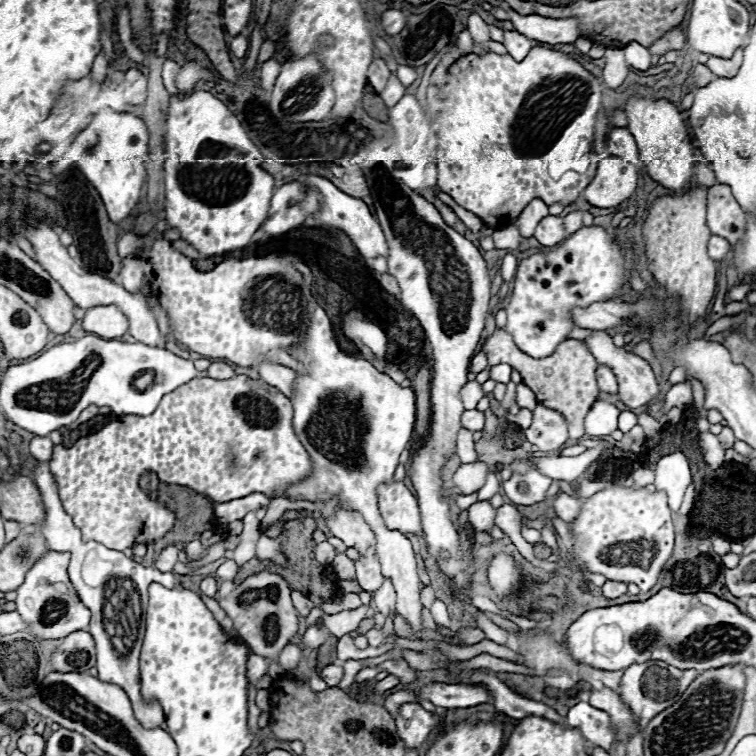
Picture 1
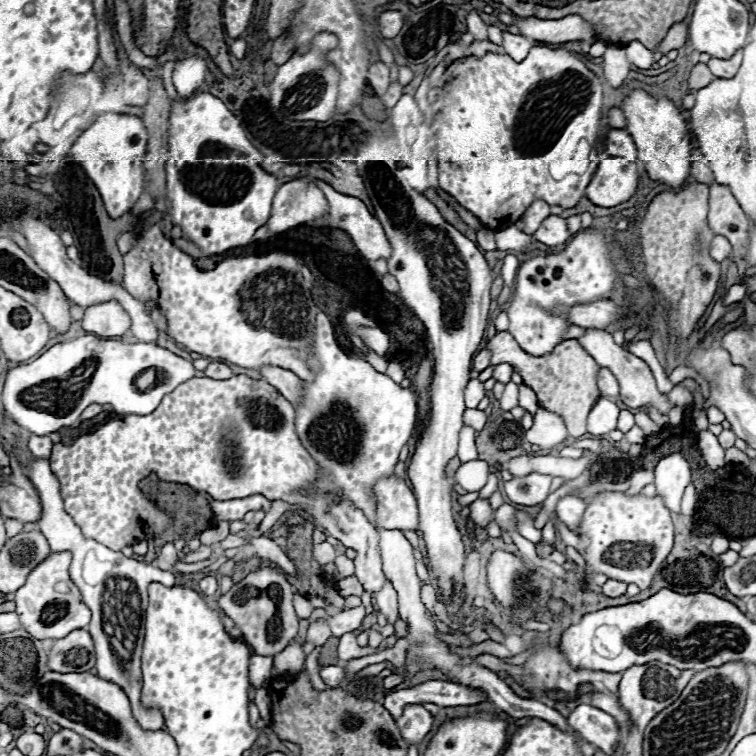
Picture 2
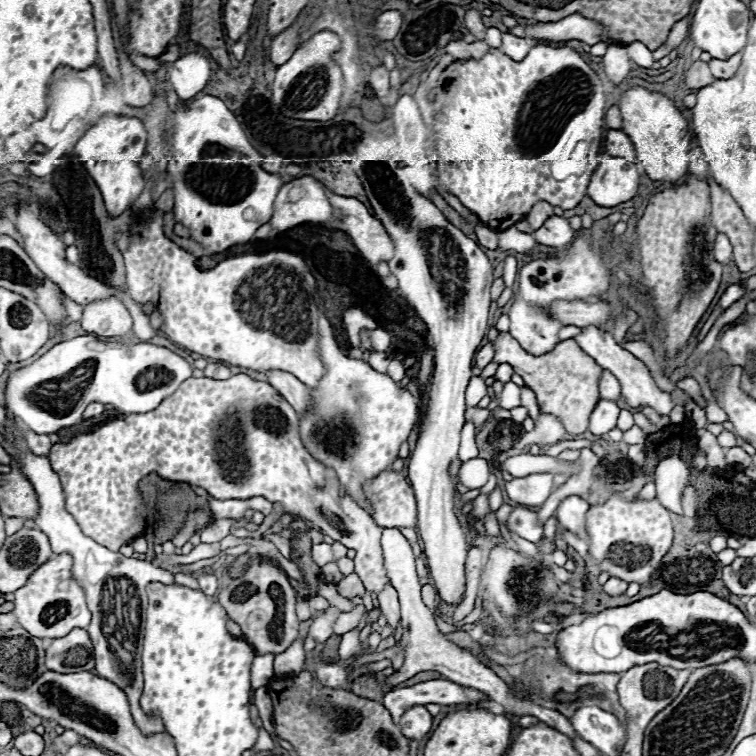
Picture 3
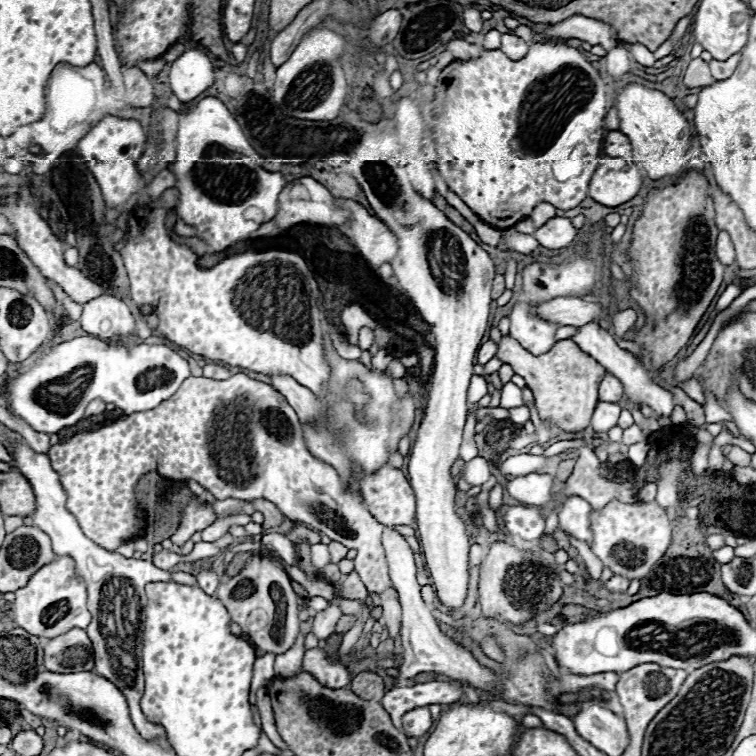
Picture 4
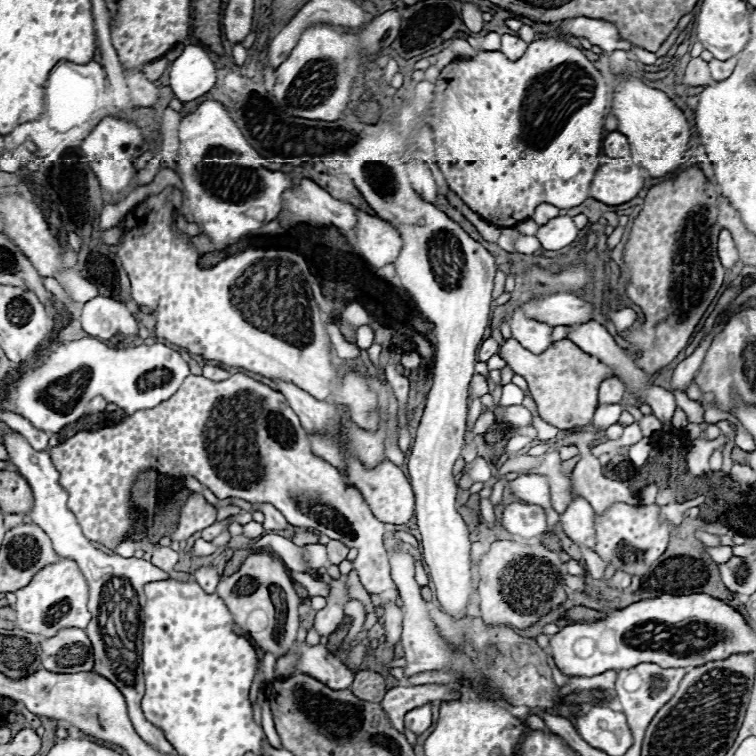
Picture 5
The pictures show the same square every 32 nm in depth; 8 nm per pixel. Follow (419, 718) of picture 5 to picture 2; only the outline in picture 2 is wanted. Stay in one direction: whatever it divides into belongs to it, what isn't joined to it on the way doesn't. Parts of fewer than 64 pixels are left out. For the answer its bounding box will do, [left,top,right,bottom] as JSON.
[396,704,434,744]

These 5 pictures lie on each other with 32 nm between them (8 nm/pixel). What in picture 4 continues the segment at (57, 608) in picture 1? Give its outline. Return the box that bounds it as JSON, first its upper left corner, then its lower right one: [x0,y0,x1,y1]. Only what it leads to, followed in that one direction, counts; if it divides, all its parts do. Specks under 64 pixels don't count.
[14,556,90,638]

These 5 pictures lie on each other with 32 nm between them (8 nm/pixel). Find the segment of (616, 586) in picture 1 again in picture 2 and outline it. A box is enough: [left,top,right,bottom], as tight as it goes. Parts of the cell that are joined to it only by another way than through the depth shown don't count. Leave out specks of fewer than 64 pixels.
[602,579,628,598]

